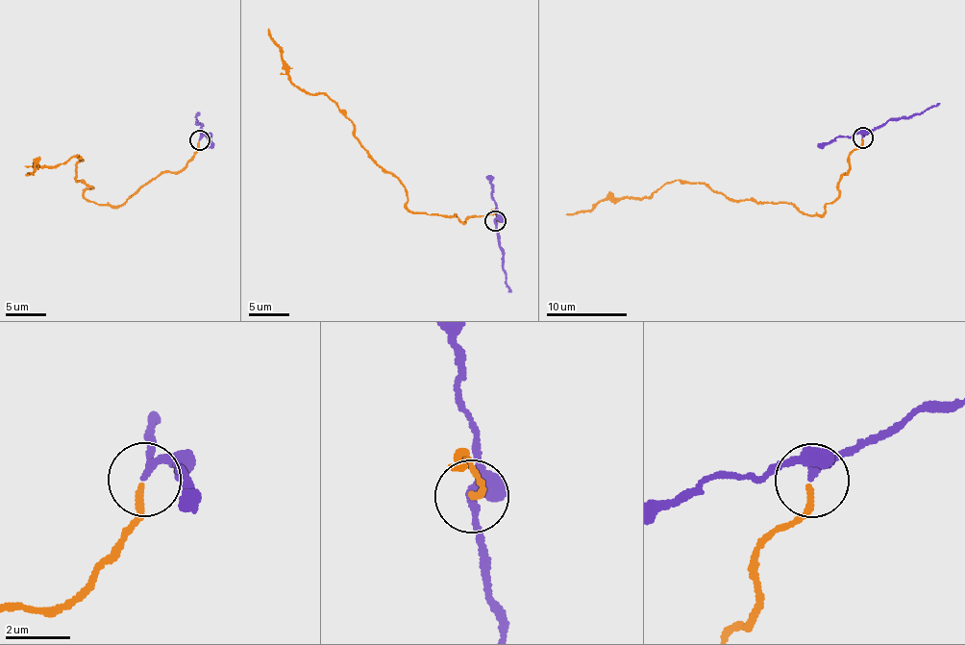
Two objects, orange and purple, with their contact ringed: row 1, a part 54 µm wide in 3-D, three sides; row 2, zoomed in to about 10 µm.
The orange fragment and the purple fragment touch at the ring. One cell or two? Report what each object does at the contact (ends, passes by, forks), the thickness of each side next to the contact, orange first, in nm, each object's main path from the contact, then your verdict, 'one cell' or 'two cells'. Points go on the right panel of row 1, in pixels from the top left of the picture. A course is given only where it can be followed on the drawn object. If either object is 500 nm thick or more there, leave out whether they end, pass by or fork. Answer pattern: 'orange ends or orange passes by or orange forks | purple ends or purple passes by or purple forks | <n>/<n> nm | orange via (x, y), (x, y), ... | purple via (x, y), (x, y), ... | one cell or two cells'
orange ends | purple passes by | 180/200 nm | orange via (863, 139), (839, 193), (811, 216), (792, 204), (733, 201), (679, 181), (651, 197), (605, 198), (565, 215) | purple via (863, 136), (890, 120), (911, 117), (940, 103) | one cell

